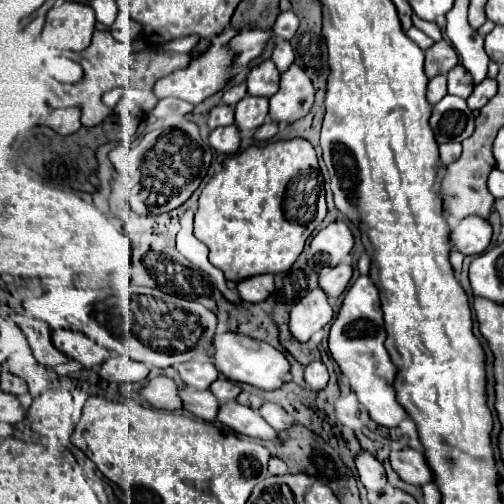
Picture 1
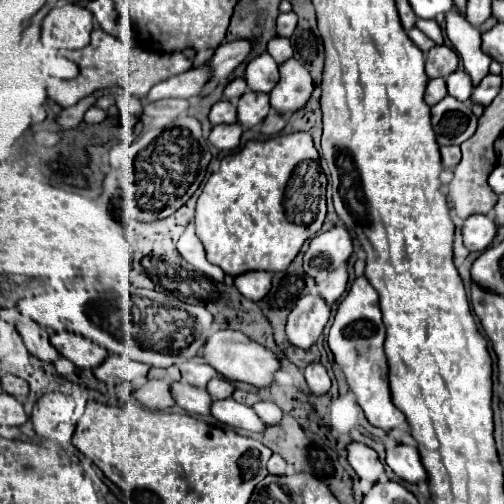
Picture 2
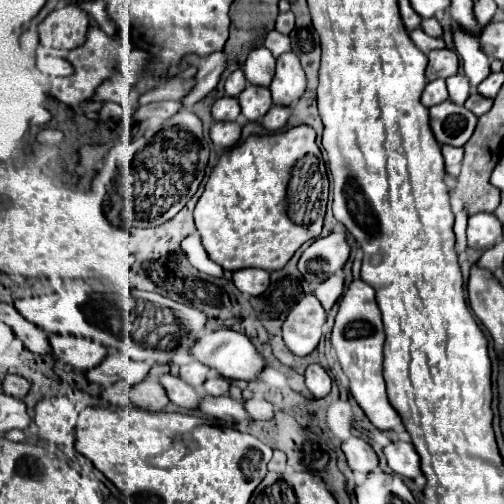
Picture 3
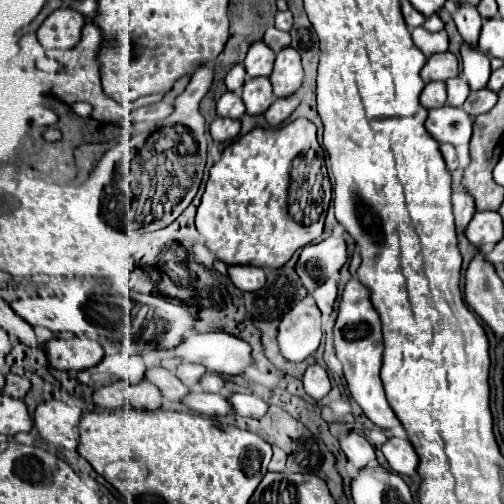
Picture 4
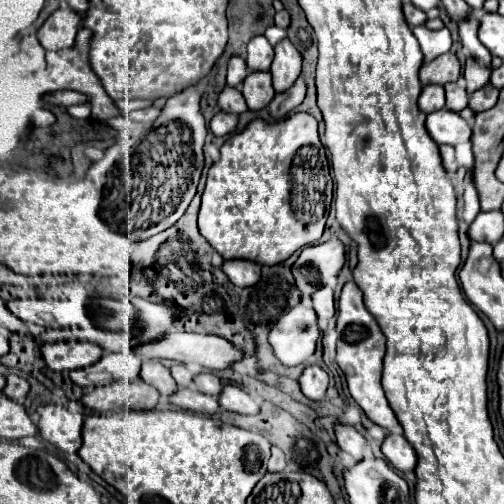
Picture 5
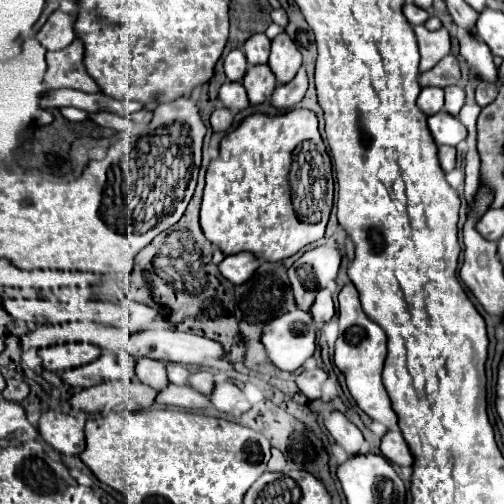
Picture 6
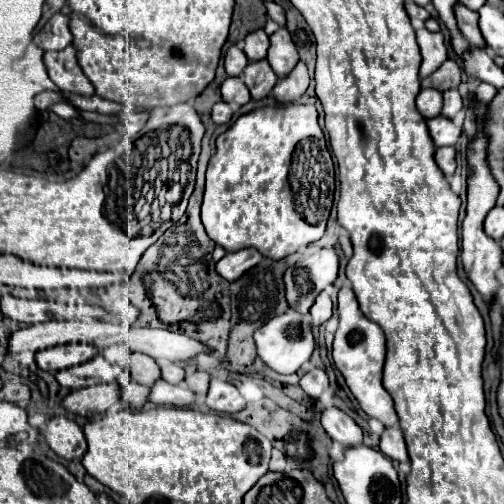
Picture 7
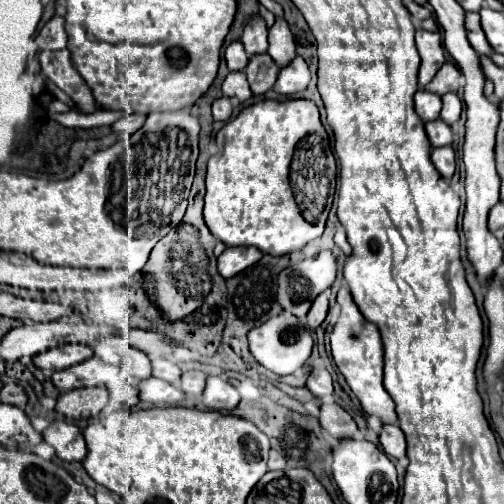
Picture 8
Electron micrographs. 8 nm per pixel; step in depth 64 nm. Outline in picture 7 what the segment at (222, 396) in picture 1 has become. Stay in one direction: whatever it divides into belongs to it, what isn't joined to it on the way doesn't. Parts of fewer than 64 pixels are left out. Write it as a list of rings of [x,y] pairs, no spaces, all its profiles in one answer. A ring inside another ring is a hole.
[[[196,370],[192,374],[186,374],[186,386],[196,392],[196,394],[206,394],[208,386],[210,386],[210,374]]]

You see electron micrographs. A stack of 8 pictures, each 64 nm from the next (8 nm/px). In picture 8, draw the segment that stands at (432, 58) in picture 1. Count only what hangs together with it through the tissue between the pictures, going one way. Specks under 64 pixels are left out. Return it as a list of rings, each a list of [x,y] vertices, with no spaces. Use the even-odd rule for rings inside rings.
[[[446,62],[436,72],[436,76],[430,80],[430,84],[424,86],[424,90],[430,90],[430,92],[436,92],[436,94],[444,96],[446,92],[458,92],[460,84],[462,84],[462,74],[460,74],[458,66],[452,64],[452,62]]]

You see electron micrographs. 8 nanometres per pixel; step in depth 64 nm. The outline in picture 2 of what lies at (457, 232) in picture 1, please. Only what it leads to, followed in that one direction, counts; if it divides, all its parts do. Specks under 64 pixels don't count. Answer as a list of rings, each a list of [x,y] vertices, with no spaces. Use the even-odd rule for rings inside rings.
[[[474,214],[462,224],[462,242],[468,252],[484,252],[496,236],[496,224],[490,216]]]

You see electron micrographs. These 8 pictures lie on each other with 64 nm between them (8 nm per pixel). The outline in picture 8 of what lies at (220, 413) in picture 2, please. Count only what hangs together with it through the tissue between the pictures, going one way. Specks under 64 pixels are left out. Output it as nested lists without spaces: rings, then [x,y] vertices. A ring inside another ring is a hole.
[[[148,378],[138,382],[138,390],[140,390],[140,400],[150,404],[176,404],[186,398],[186,394],[180,388],[160,378]]]

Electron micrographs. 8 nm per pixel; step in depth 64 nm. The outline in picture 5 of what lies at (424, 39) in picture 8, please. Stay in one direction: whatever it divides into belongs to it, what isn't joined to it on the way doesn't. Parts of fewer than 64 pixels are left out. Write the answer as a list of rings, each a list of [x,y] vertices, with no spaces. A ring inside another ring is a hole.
[[[416,26],[416,28],[412,28],[412,32],[414,32],[414,36],[416,36],[416,40],[418,40],[418,44],[420,44],[422,52],[424,52],[424,62],[430,62],[436,56],[450,50],[452,42],[450,42],[448,28],[432,32],[426,26]]]

